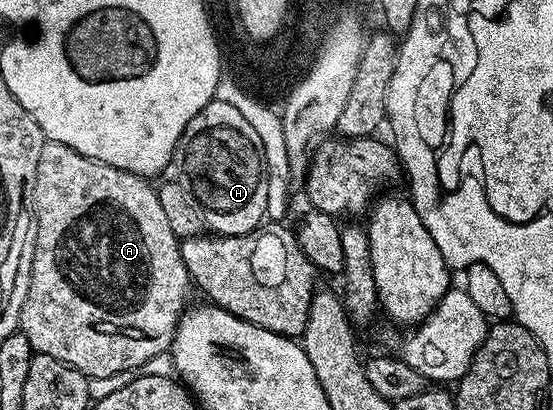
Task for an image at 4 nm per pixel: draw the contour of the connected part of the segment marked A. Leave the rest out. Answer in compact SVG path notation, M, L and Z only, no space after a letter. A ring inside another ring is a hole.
M44 142L41 158L37 160L37 177L33 188L35 252L31 262L29 289L25 293L25 305L21 305L19 330L25 333L25 337L29 337L29 345L35 352L57 357L57 361L73 365L73 369L77 369L88 379L113 377L122 371L135 371L141 365L145 365L145 361L164 354L175 339L179 318L183 316L189 303L187 298L190 297L191 291L193 292L193 284L185 269L185 261L181 261L179 256L181 240L175 236L169 220L165 218L165 212L161 210L158 190L147 183L150 182L144 176L134 175L125 169L117 169L113 165L98 163L95 159L69 149L69 145L60 143Z

